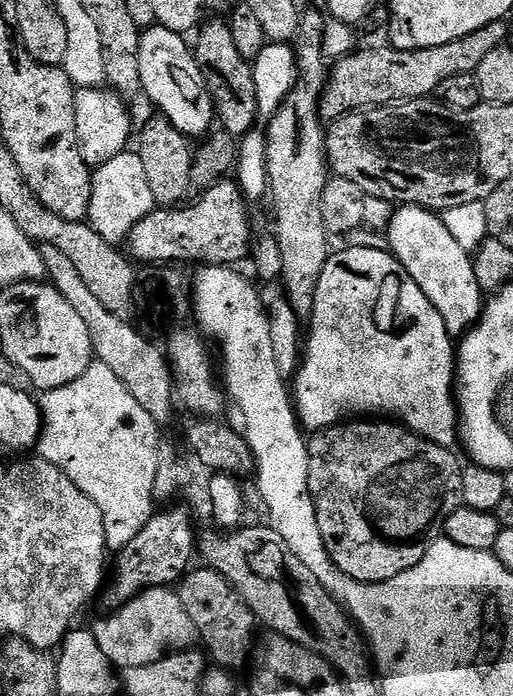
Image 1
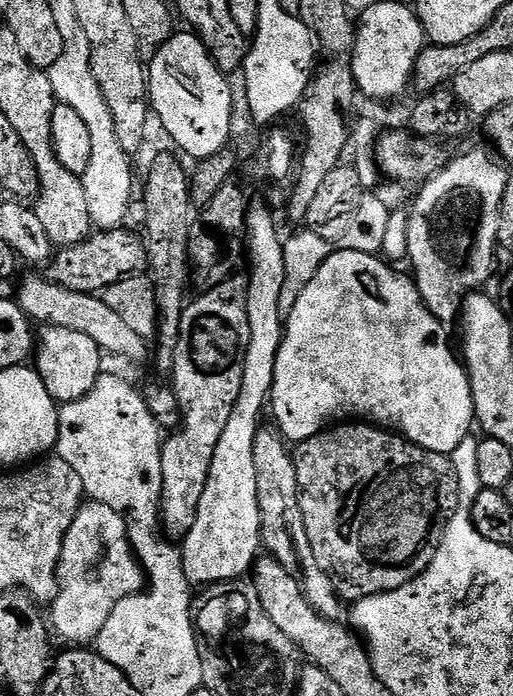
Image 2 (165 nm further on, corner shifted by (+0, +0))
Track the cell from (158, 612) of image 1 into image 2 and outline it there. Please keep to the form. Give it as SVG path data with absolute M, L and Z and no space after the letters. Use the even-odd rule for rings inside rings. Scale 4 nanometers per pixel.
M97 500L81 503L70 530L62 542L62 554L56 571L58 594L50 605L50 624L72 646L88 646L106 626L106 618L122 598L143 592L146 572L132 550L126 522L118 510L110 510Z

